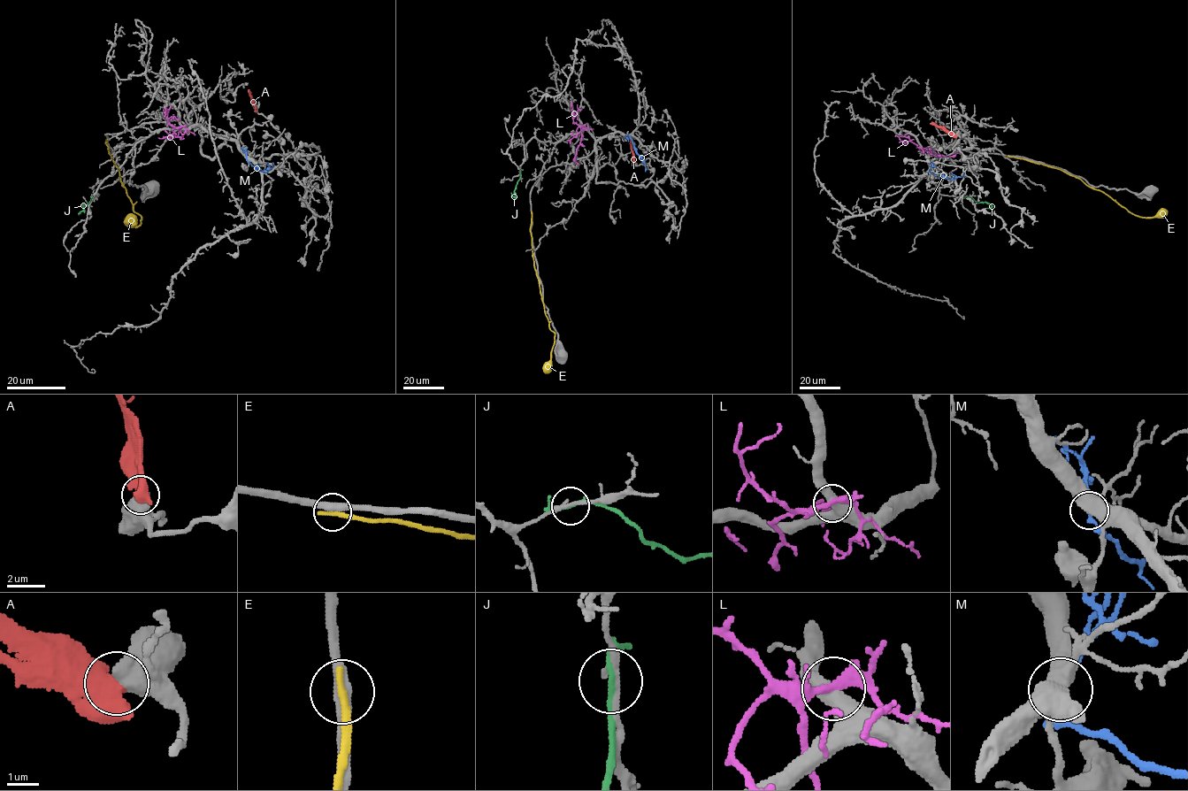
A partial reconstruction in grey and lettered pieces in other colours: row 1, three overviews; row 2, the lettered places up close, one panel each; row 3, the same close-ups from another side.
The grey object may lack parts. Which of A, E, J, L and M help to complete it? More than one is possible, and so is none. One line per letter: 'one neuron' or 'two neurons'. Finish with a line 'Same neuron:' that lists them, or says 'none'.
A: two neurons
E: two neurons
J: two neurons
L: two neurons
M: two neurons
Same neuron: none

